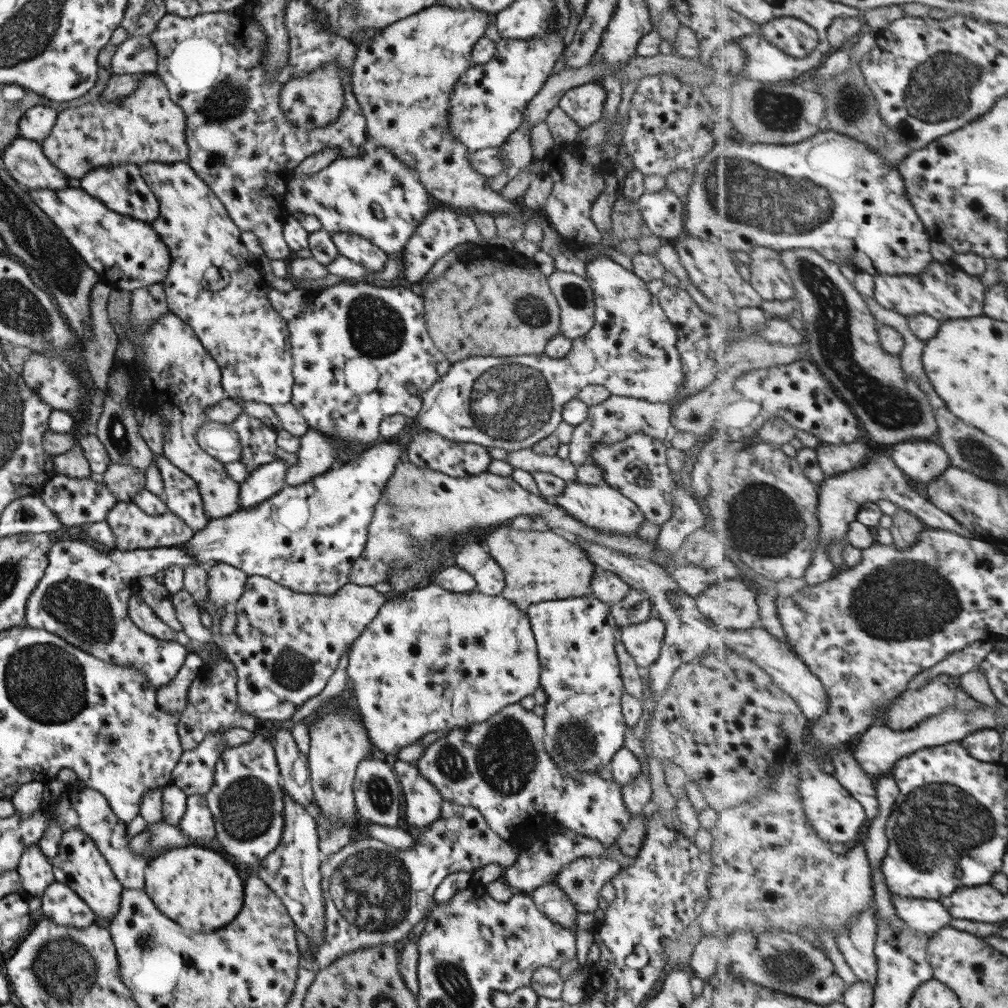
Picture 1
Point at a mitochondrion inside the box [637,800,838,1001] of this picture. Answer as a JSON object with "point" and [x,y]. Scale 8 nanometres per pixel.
{"point":[788,966]}

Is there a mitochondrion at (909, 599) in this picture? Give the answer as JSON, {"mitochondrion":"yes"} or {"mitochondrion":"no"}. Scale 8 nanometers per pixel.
{"mitochondrion":"yes"}

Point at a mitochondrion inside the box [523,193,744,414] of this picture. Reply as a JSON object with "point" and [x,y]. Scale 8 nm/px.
{"point":[573,294]}

